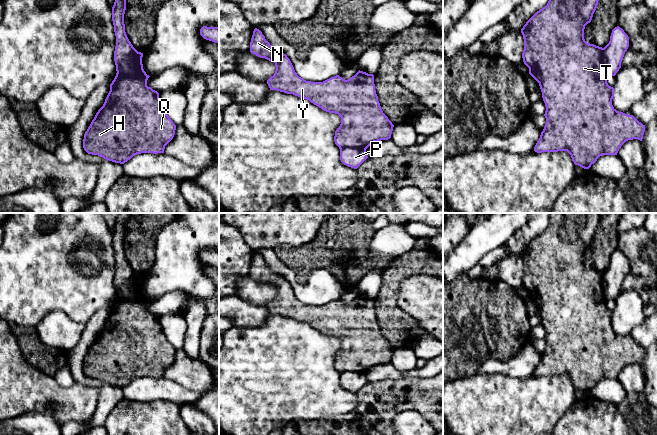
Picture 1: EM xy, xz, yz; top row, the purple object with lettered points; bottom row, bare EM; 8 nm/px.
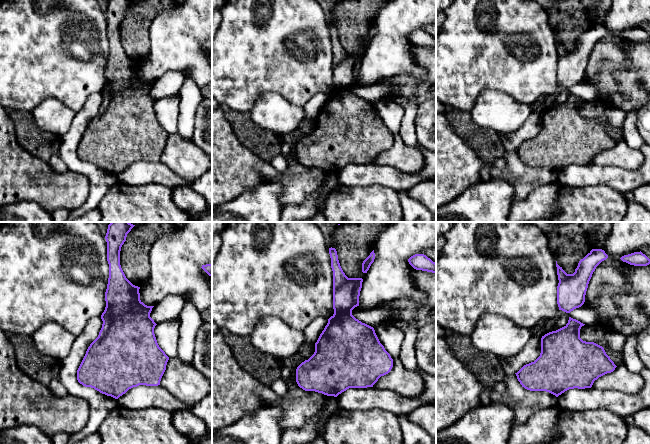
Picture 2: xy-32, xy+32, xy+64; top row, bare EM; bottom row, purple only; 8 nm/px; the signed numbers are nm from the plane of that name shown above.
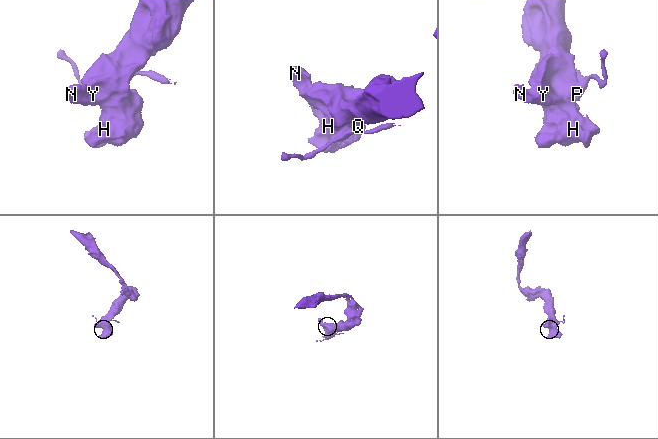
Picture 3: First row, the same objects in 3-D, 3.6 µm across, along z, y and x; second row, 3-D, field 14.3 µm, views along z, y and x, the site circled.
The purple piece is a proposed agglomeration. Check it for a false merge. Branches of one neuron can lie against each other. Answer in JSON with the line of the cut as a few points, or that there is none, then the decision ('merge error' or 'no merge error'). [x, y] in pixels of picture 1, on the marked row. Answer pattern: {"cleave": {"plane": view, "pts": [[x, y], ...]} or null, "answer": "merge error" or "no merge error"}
{"cleave": {"plane": "yz", "pts": [[602, 48], [602, 69], [607, 76]]}, "answer": "merge error"}

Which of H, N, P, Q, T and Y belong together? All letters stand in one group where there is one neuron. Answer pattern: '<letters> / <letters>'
H N Q T Y / P

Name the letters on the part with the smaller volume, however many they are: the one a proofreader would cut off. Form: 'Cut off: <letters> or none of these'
Cut off: P

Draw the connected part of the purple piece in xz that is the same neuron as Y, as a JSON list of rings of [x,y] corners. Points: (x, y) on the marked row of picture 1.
[[[257,28],[250,52],[275,63],[275,73],[267,80],[270,90],[307,99],[341,117],[334,136],[339,149],[367,149],[374,142],[391,138],[394,125],[381,109],[373,74],[359,70],[348,80],[336,75],[323,82],[306,81],[297,75],[287,55],[274,49]]]

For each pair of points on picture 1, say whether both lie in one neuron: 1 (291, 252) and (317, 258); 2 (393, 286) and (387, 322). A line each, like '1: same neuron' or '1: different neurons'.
1: same neuron
2: same neuron

